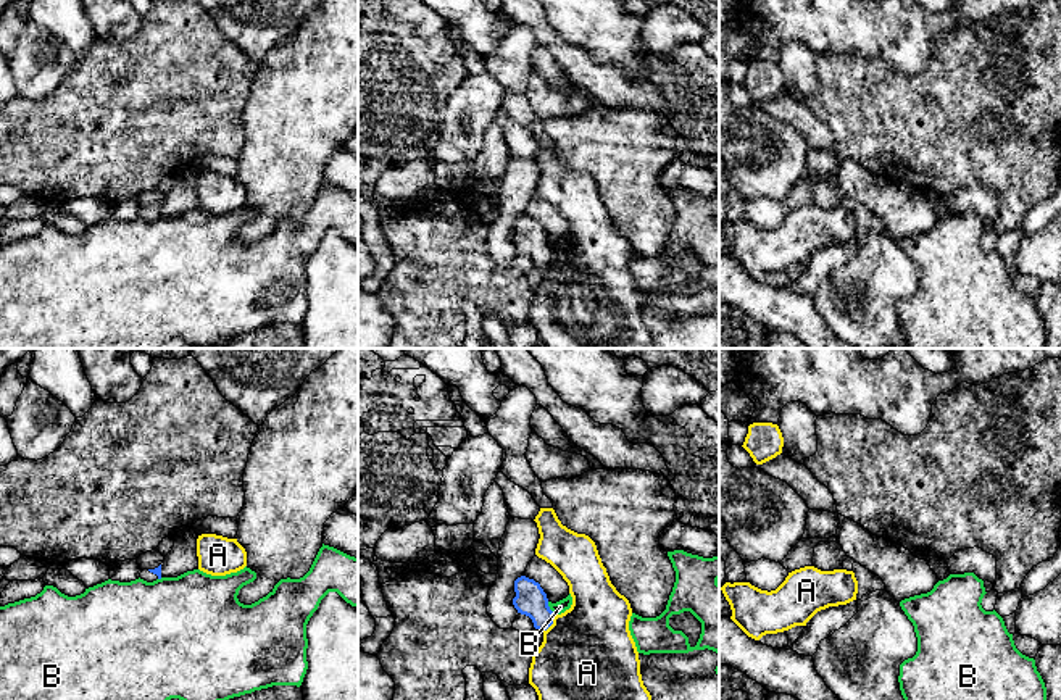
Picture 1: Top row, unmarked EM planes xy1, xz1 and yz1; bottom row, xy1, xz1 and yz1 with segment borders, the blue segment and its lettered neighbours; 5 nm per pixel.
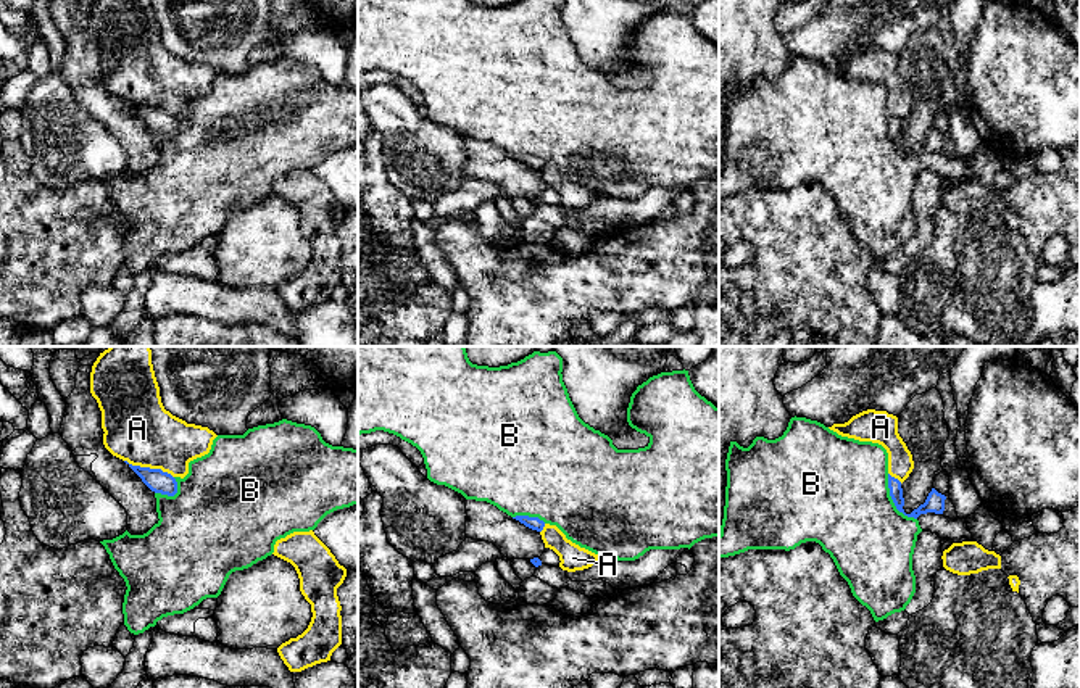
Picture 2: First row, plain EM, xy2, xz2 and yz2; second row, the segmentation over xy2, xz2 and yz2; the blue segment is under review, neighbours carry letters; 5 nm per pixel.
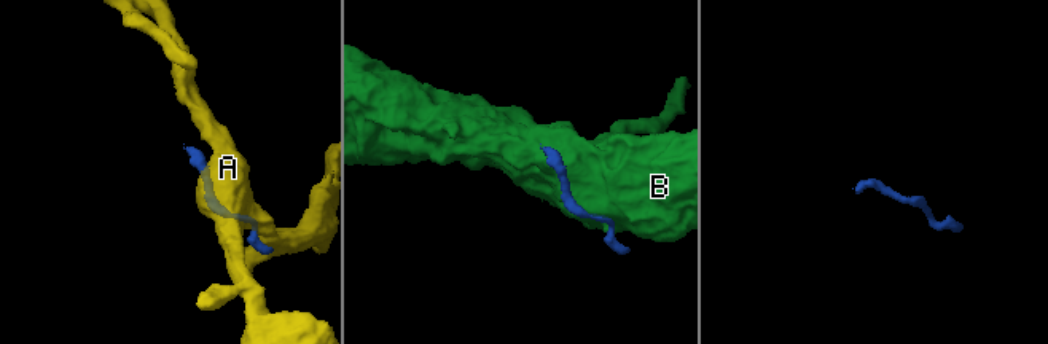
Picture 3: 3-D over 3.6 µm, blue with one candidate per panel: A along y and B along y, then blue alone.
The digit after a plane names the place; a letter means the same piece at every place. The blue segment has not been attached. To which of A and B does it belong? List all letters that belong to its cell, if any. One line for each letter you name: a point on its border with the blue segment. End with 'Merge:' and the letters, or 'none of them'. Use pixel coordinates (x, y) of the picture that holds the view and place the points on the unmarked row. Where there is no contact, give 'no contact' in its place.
Merge: none of them

